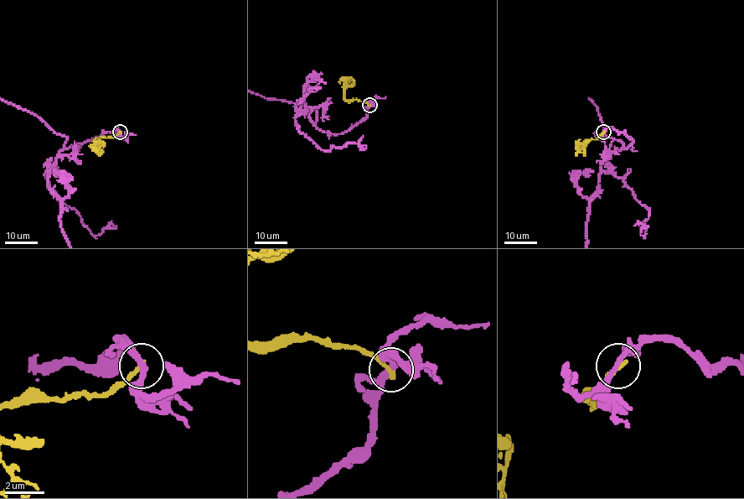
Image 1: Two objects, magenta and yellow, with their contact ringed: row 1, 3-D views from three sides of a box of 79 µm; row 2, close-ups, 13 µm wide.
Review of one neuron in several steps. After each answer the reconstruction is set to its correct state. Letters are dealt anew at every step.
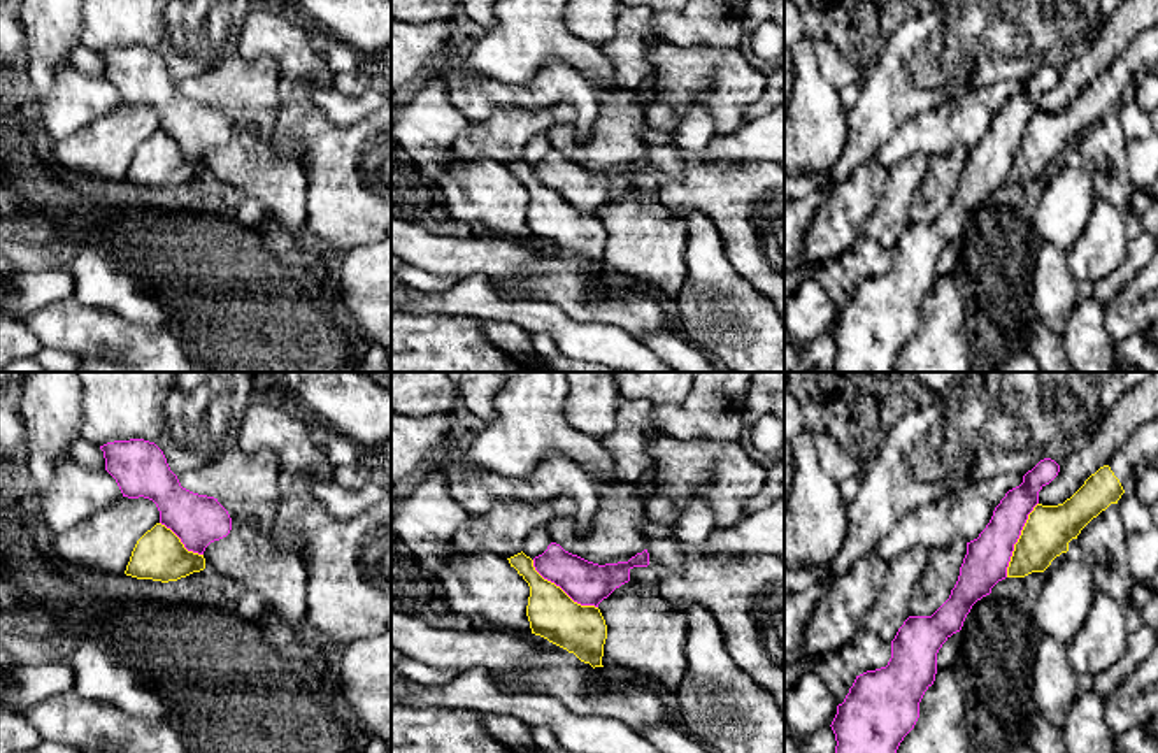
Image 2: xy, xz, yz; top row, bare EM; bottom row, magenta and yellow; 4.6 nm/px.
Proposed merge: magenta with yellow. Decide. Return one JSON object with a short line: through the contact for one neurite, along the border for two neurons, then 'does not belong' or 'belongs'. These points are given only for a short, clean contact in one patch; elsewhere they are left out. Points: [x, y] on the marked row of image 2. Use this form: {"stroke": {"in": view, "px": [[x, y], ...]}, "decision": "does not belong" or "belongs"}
{"decision": "does not belong"}

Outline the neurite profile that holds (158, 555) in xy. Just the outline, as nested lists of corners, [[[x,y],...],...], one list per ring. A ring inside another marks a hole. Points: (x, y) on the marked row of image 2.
[[[156,523],[137,541],[125,574],[168,583],[204,569],[204,555],[188,551],[170,528]]]

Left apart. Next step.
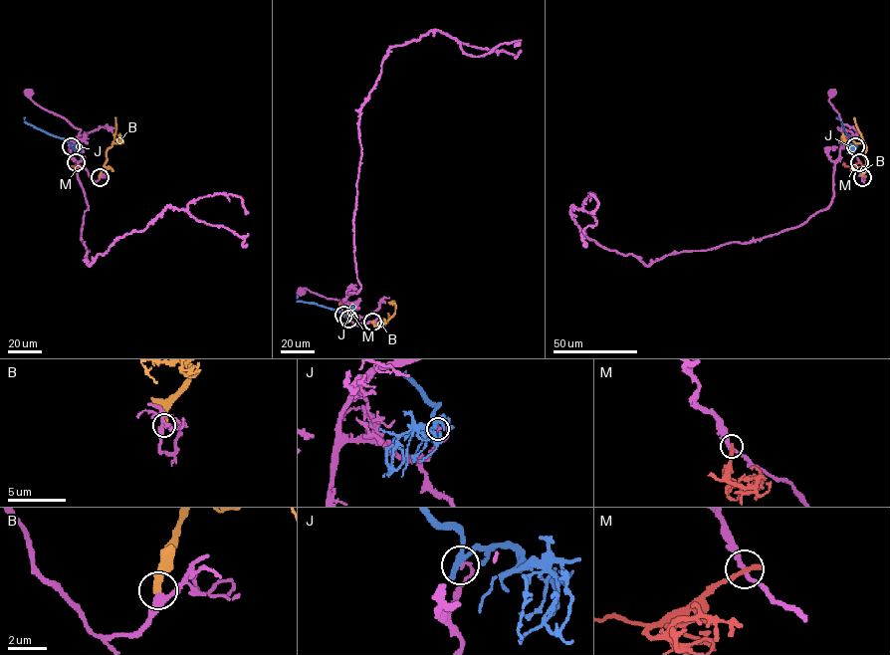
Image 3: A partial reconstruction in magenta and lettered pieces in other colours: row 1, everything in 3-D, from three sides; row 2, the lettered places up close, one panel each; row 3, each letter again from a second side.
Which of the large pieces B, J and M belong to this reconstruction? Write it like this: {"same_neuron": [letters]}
{"same_neuron": []}

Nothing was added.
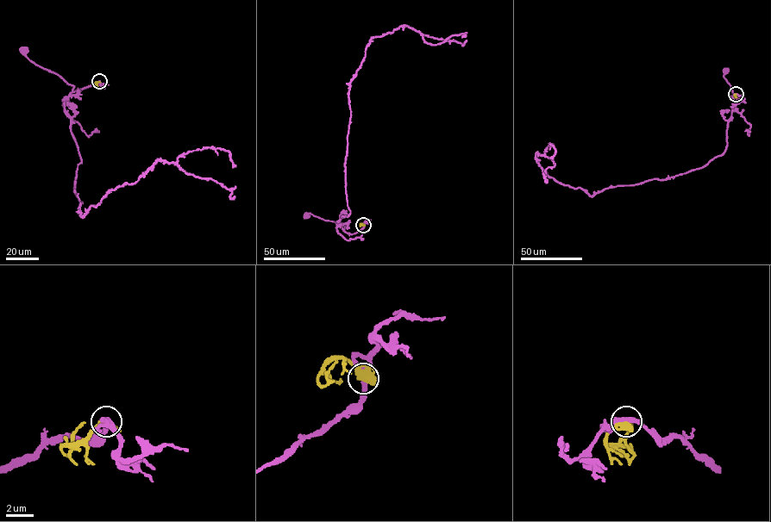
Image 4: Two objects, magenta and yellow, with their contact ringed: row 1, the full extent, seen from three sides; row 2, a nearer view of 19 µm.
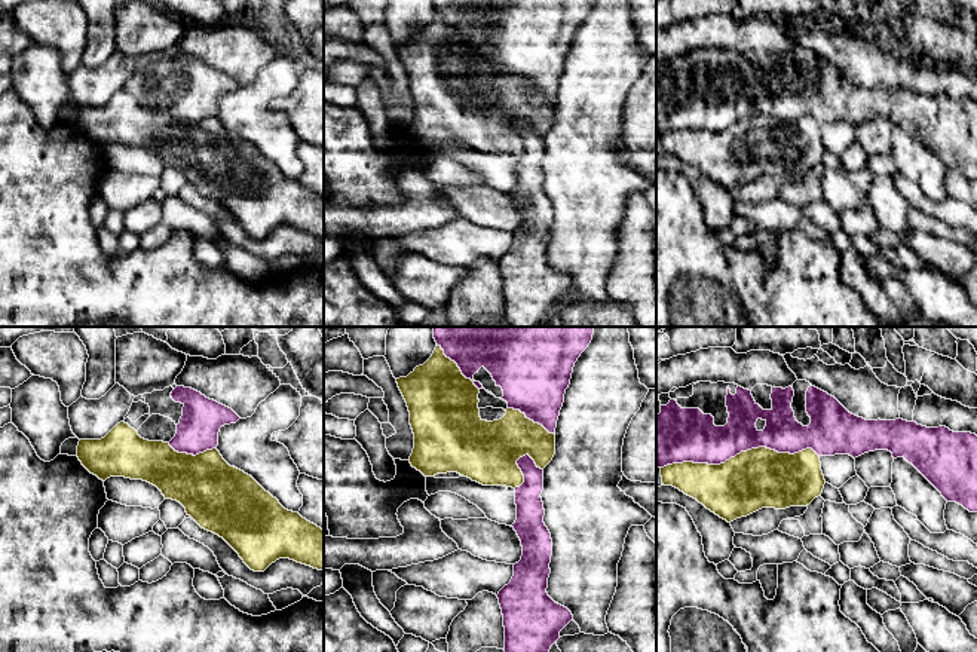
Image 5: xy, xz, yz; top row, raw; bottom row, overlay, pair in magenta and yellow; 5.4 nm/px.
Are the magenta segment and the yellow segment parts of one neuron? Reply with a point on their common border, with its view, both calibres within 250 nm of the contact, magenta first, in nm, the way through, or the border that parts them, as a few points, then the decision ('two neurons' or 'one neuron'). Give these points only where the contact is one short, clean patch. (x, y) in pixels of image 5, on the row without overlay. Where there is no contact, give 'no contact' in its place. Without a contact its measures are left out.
yz (740, 119) | 240/320 nm | two neurons

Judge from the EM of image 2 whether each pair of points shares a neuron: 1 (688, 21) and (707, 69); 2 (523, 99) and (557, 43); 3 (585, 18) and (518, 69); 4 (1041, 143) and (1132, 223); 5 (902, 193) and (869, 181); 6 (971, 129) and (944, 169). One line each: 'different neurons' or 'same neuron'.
1: different neurons
2: different neurons
3: different neurons
4: different neurons
5: different neurons
6: different neurons

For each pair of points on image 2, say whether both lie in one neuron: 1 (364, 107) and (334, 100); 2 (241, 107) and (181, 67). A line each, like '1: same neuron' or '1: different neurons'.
1: same neuron
2: different neurons

